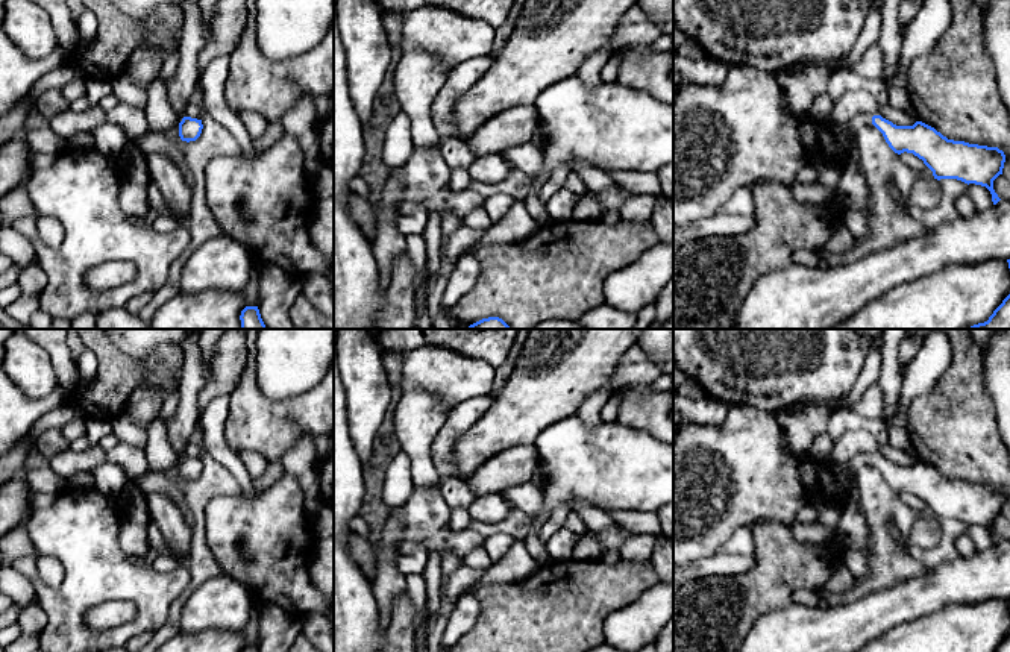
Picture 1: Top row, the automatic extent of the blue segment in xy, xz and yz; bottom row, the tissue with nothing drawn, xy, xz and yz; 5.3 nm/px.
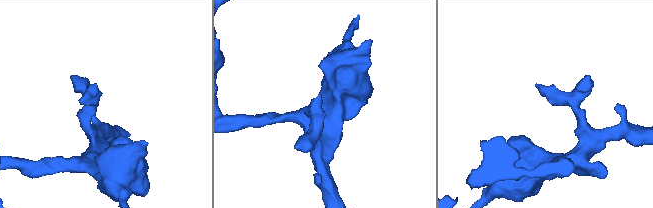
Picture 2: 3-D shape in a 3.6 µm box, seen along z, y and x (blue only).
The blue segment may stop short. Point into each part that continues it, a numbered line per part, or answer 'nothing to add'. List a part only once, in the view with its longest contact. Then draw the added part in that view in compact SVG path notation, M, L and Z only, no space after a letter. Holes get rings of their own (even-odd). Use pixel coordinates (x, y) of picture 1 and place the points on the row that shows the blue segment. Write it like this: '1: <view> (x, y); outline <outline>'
1: yz (819, 140); outline M781 88L781 105L786 115L795 118L804 153L810 162L830 161L842 164L851 144L857 141L860 130L872 124L874 117L872 114L858 114L852 117L848 124L848 136L840 138L827 118L798 118L790 109L789 96L784 88Z

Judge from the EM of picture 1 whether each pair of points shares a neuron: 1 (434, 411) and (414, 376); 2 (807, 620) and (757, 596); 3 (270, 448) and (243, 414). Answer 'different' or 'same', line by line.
1: different
2: different
3: same

